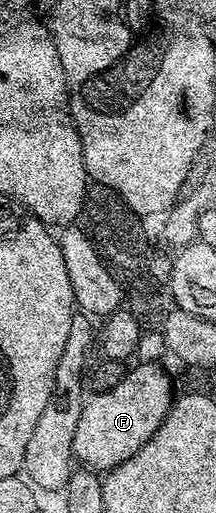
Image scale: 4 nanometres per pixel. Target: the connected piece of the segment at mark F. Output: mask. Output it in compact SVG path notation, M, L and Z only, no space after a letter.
M156 362L136 364L136 369L128 368L117 387L109 387L109 391L91 393L81 407L81 419L77 419L77 431L73 431L74 460L80 466L92 471L110 471L117 468L125 459L137 455L149 439L161 427L171 409L173 392L171 393L171 377L162 369L163 365Z

